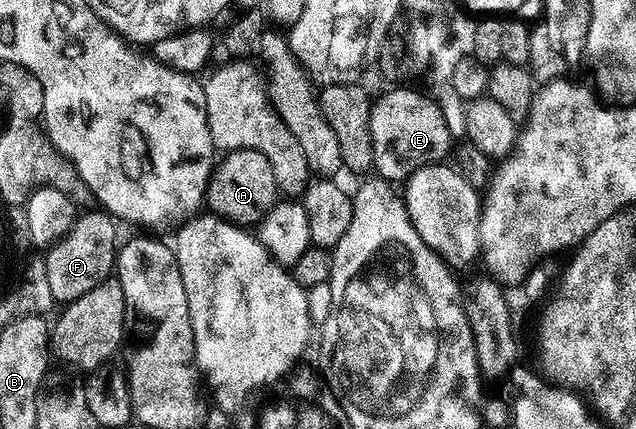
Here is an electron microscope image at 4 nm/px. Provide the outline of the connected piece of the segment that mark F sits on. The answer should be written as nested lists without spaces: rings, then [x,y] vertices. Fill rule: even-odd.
[[[106,211],[98,212],[80,212],[71,224],[69,232],[46,250],[49,289],[56,302],[66,303],[81,299],[85,291],[93,291],[93,287],[97,287],[112,276],[117,256],[117,221]]]

